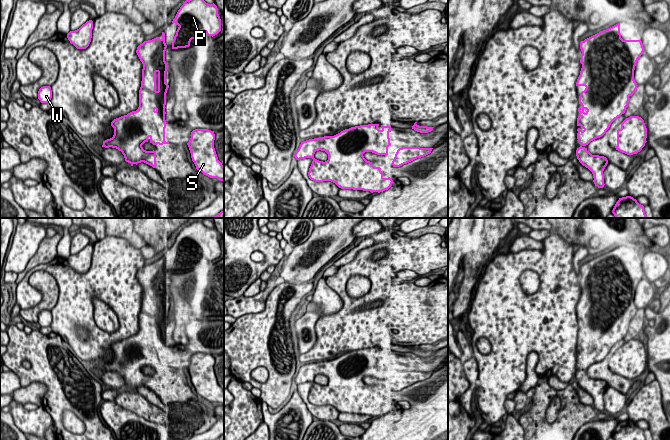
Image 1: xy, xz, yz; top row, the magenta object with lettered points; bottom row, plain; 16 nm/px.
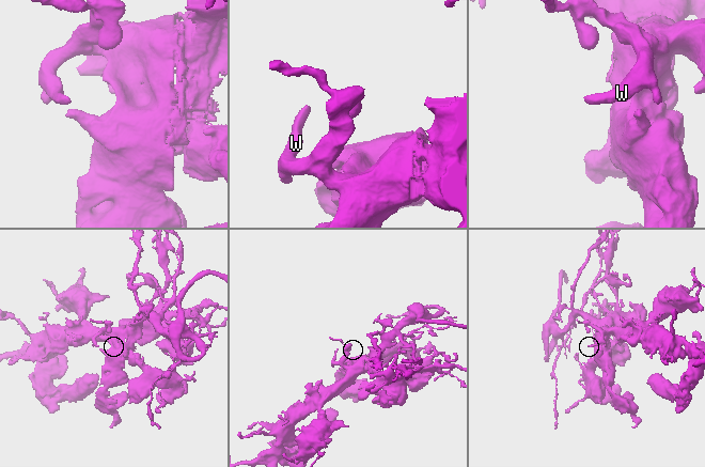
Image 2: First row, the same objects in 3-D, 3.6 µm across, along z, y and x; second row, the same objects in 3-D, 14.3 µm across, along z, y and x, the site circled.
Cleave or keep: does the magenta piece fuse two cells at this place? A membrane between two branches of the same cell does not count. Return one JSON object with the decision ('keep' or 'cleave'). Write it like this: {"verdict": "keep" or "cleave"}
{"verdict": "keep"}

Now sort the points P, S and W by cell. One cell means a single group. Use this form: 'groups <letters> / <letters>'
groups P S W

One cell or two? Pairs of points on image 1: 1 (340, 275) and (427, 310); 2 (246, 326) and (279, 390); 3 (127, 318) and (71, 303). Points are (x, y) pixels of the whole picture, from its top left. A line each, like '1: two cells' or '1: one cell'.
1: one cell
2: one cell
3: one cell

